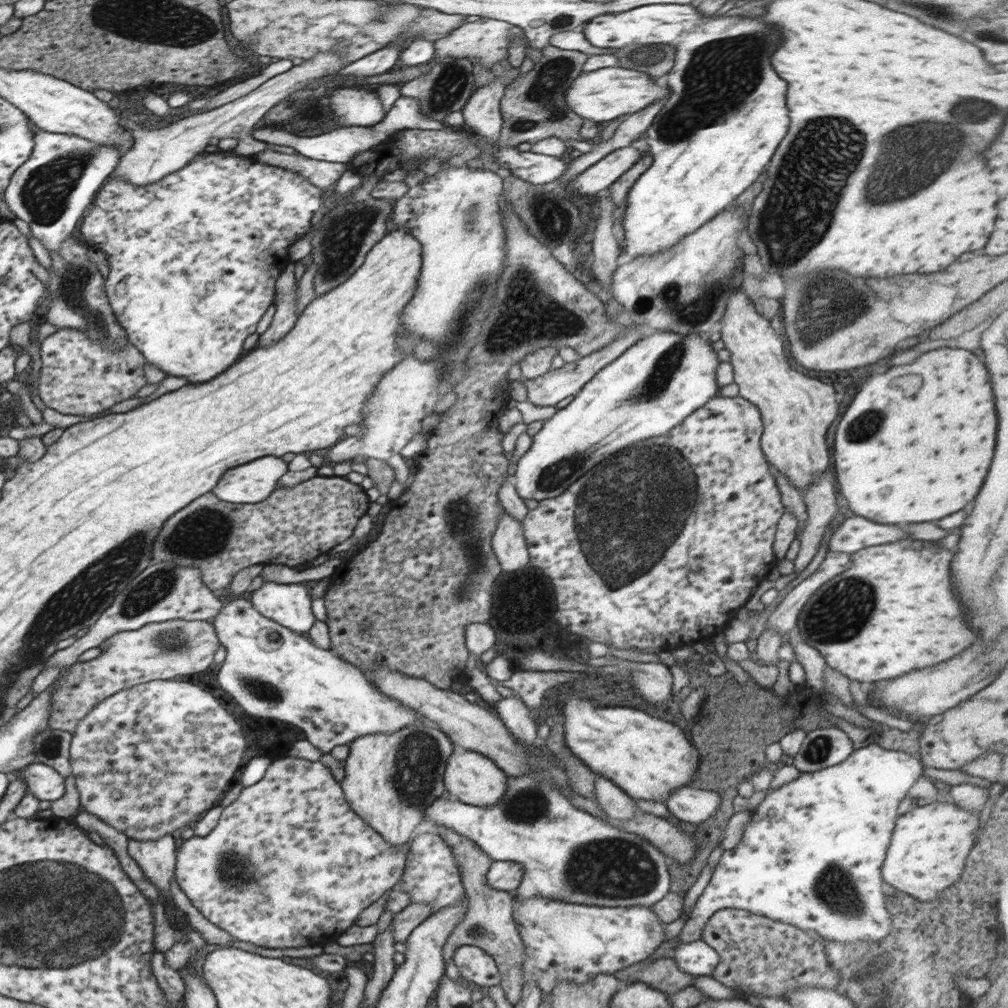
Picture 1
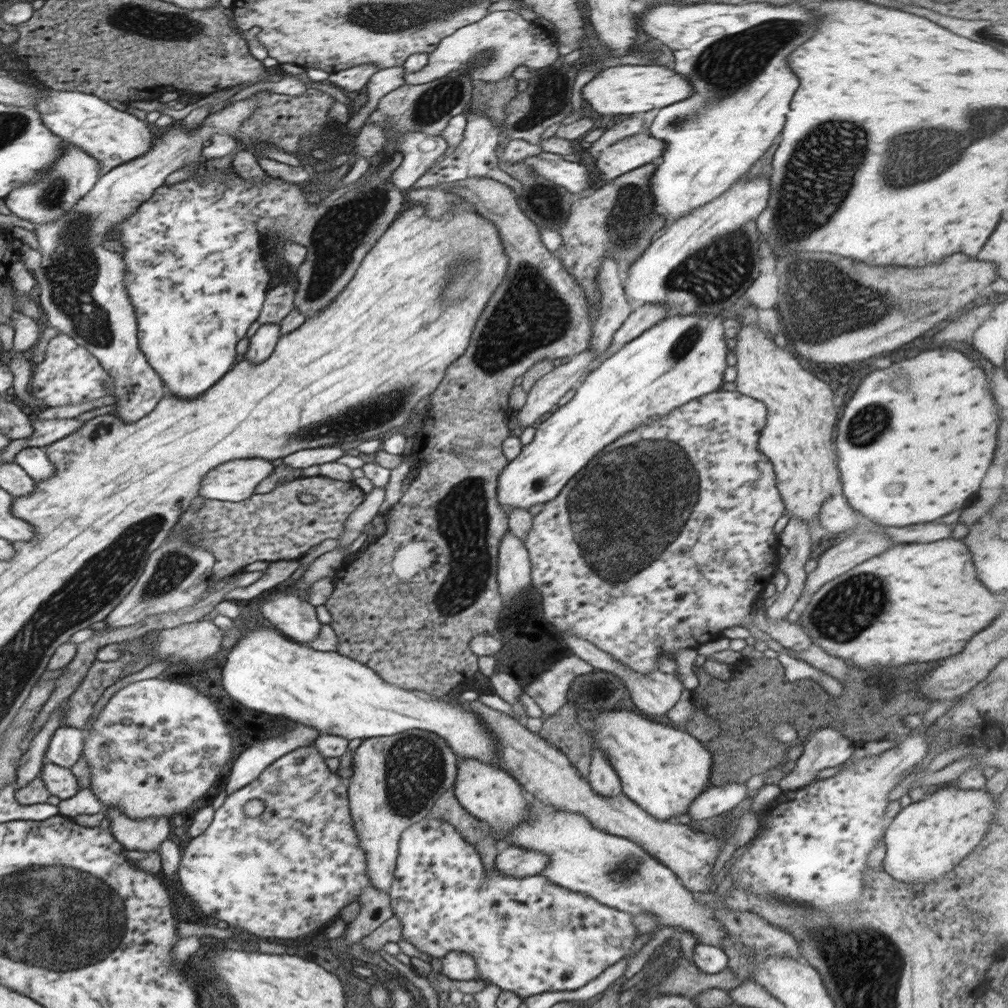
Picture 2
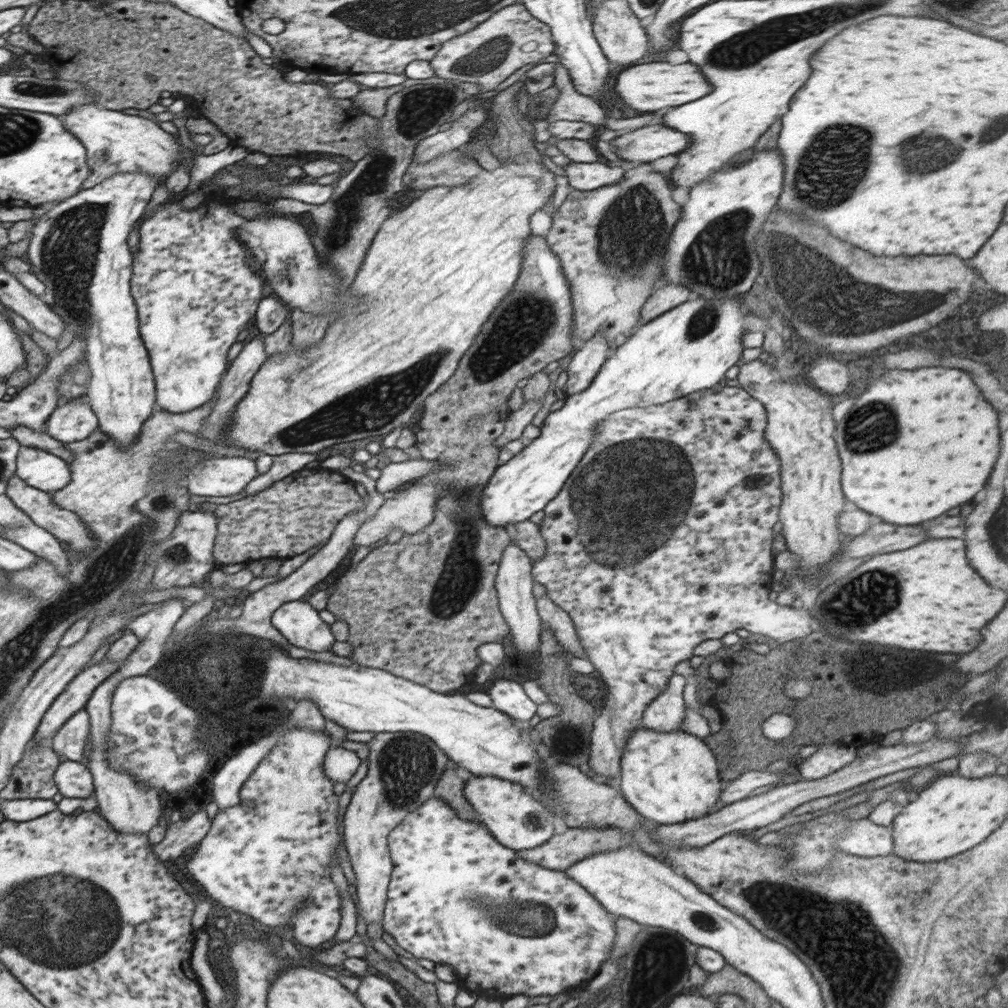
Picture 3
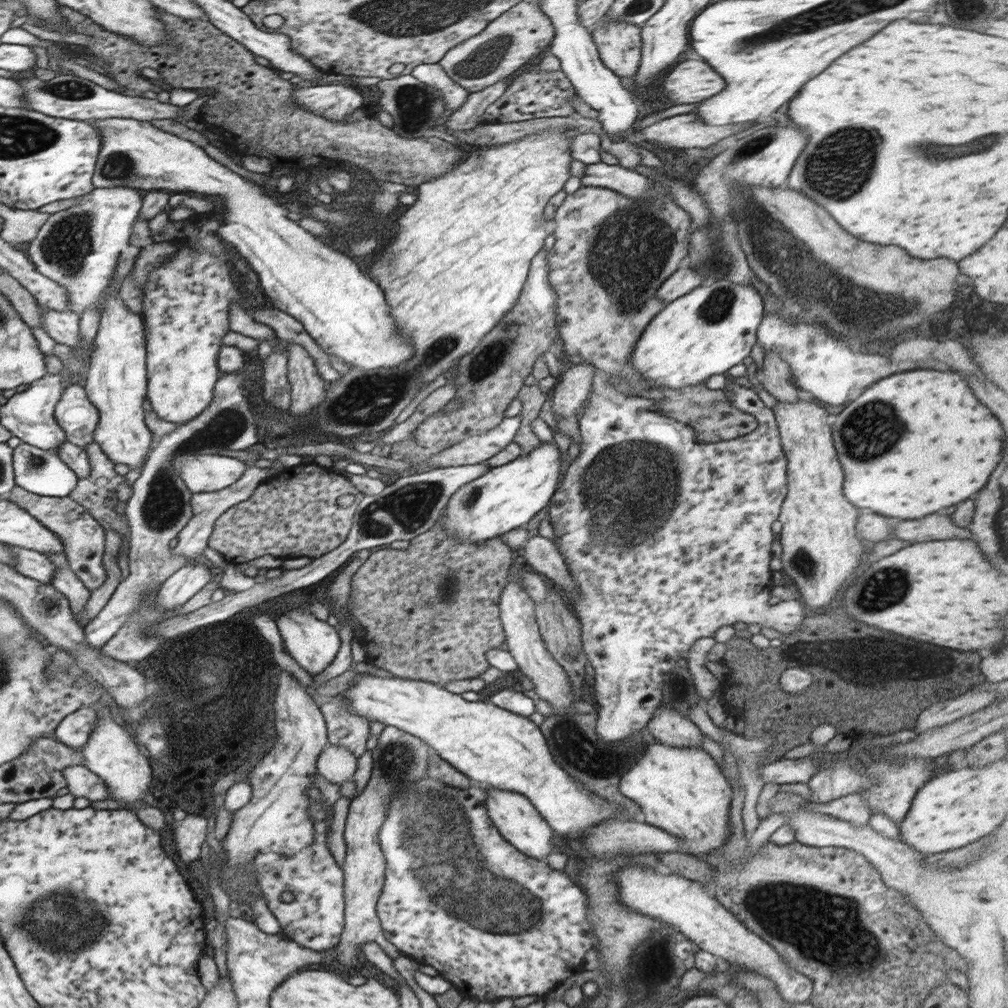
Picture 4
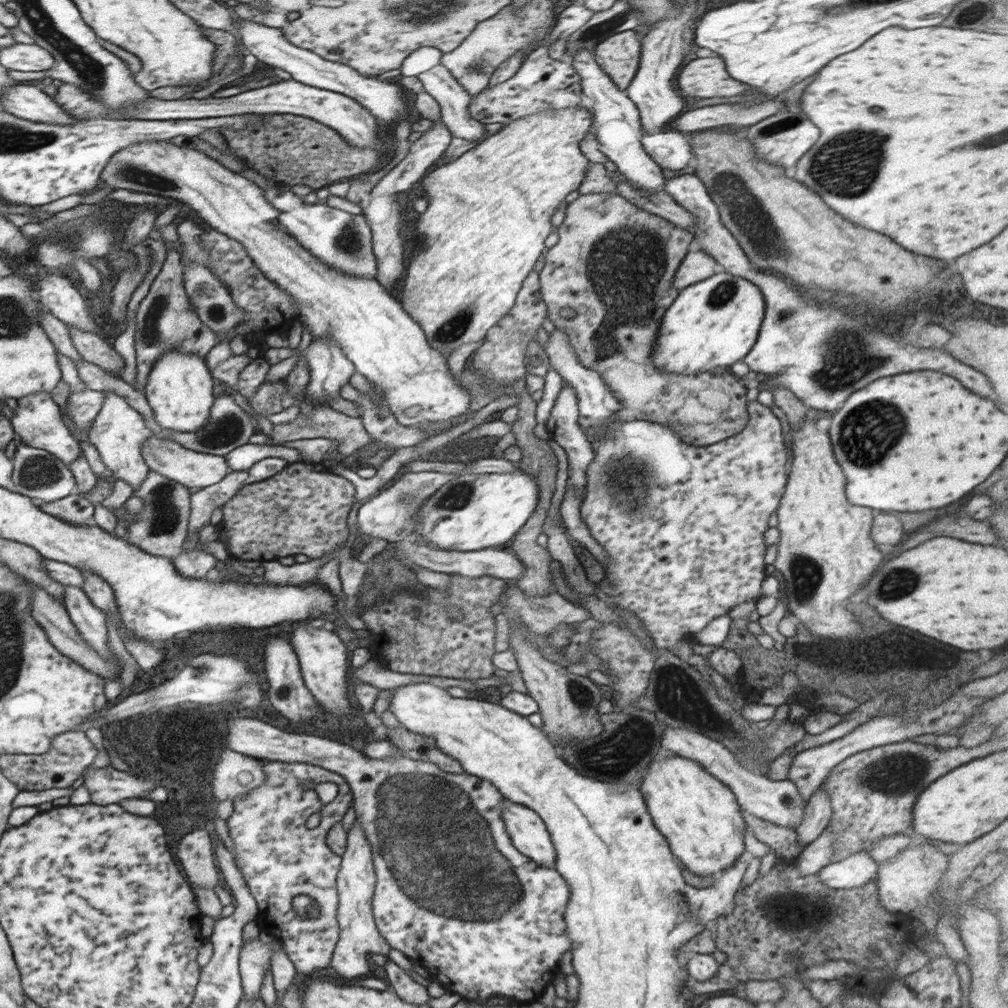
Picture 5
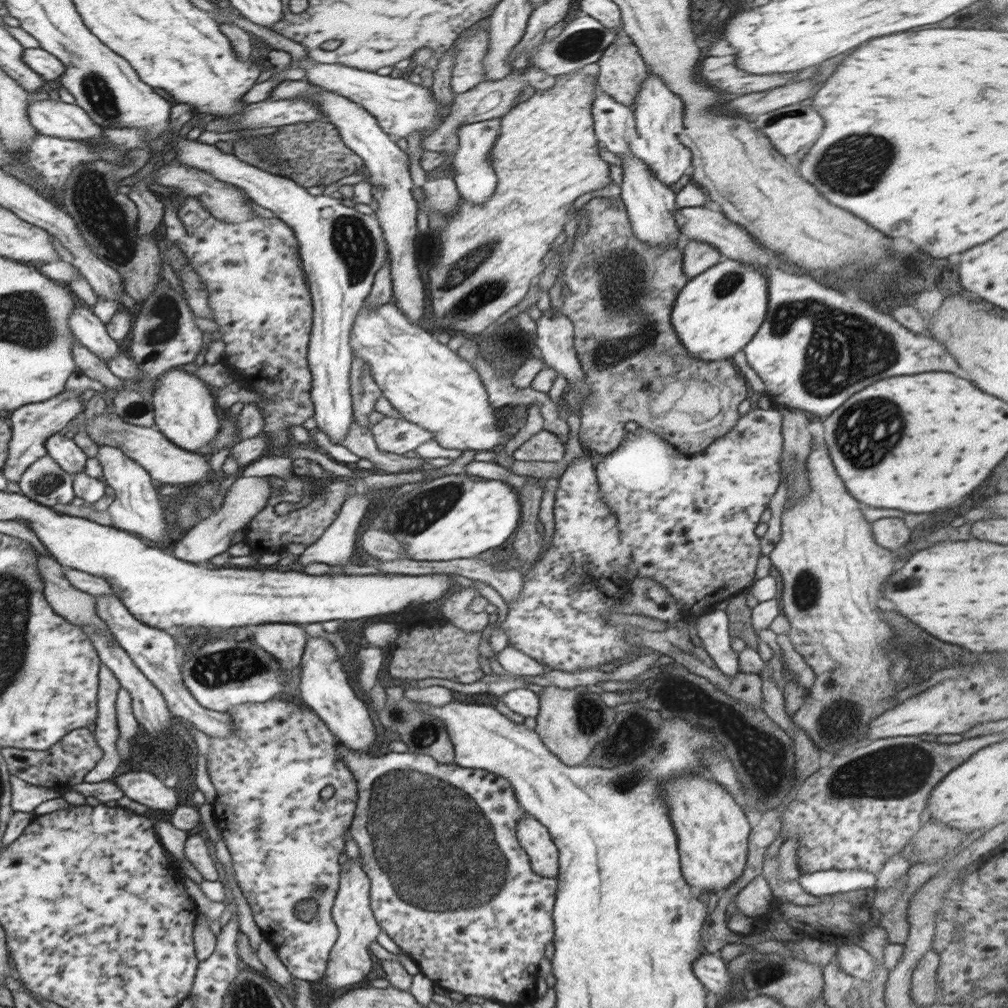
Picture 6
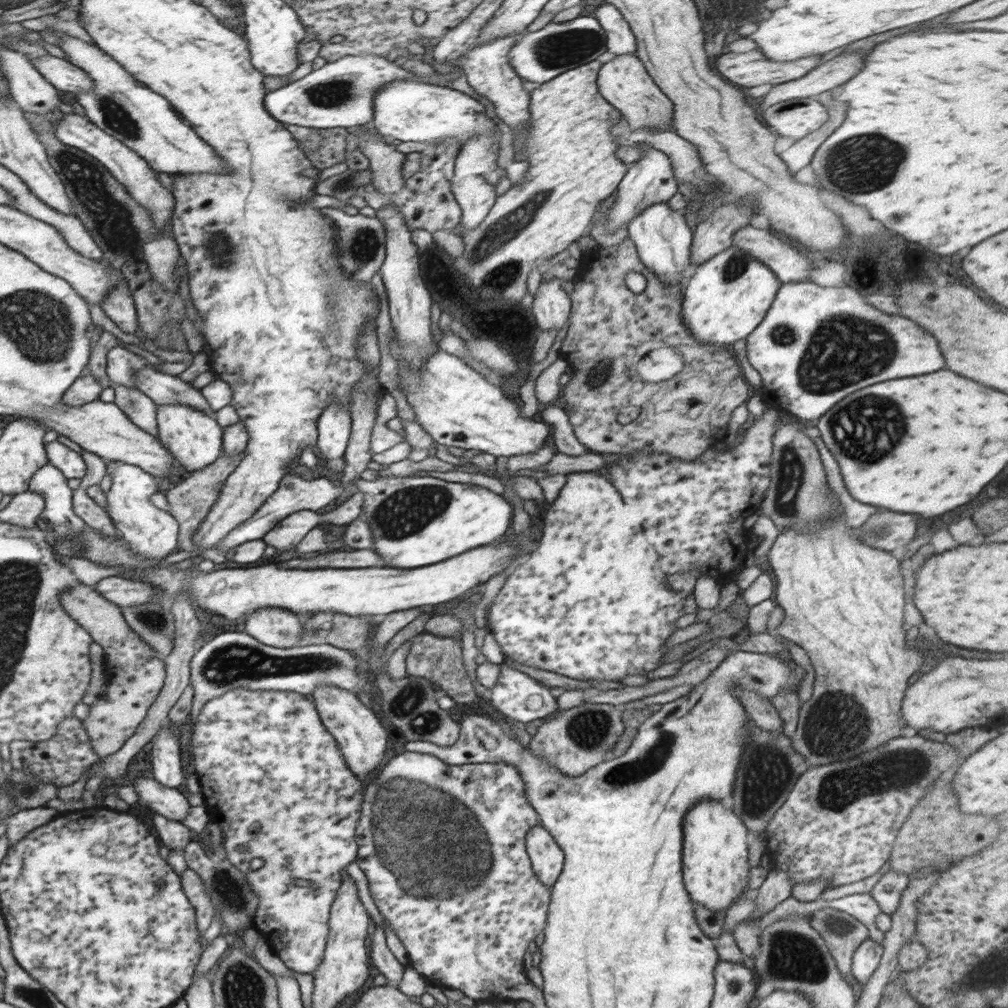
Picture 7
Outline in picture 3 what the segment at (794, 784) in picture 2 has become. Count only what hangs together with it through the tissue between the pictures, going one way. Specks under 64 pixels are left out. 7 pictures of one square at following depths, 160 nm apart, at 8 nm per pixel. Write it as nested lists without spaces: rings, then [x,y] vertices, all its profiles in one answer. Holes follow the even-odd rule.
[[[840,743],[822,745],[809,757],[806,756],[798,766],[804,781],[818,780],[828,776],[856,758],[856,750],[850,745]]]

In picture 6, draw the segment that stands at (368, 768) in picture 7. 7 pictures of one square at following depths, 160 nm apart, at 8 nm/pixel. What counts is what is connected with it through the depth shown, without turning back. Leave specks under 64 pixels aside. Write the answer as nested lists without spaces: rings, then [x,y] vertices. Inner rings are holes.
[[[308,637],[301,658],[301,675],[299,676],[299,696],[303,704],[312,709],[322,722],[338,736],[339,744],[351,751],[367,753],[368,749],[376,742],[374,722],[364,702],[356,697],[352,686],[348,683],[348,676],[342,669],[342,661],[335,644],[331,639],[322,637]]]

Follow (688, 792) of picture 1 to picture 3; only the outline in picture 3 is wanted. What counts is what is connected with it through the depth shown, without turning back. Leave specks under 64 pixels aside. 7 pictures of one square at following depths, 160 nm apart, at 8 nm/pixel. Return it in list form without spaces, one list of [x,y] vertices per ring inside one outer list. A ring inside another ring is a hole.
[[[757,770],[752,774],[741,774],[733,781],[724,784],[716,808],[720,810],[722,806],[728,806],[746,798],[752,790],[767,784],[776,785],[779,780],[781,780],[780,772],[768,773],[766,770]]]

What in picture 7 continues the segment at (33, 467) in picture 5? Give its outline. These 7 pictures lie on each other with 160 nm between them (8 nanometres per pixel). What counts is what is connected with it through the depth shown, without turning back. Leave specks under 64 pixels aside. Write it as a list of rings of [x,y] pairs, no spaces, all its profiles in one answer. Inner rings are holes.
[[[48,463],[46,466],[42,466],[40,470],[34,472],[34,476],[32,476],[27,490],[37,492],[44,497],[45,509],[42,512],[42,519],[53,524],[53,527],[50,529],[50,535],[55,552],[64,556],[76,557],[81,556],[81,544],[79,544],[77,536],[81,533],[82,529],[88,526],[74,512],[72,498],[74,492],[68,488],[66,480],[58,468]]]

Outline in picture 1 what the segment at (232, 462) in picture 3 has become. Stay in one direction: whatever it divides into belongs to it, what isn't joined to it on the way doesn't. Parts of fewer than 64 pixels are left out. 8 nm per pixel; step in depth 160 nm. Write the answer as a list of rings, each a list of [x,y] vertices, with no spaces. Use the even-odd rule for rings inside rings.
[[[263,456],[227,471],[211,491],[227,503],[262,502],[288,470],[288,463],[281,457]]]

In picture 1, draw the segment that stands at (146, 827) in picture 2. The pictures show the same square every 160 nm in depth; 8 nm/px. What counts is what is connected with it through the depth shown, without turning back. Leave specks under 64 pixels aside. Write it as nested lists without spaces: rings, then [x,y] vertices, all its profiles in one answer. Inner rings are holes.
[[[173,835],[162,836],[156,841],[126,840],[128,854],[134,858],[150,883],[158,889],[160,901],[175,898],[170,894],[170,883],[175,876],[176,839]]]

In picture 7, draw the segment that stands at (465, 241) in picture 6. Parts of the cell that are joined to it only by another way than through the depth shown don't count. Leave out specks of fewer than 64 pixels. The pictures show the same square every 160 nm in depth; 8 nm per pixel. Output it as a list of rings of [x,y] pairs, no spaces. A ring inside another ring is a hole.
[[[593,60],[556,75],[552,80],[533,86],[530,90],[526,146],[521,152],[521,158],[528,163],[524,180],[497,197],[486,218],[476,228],[457,230],[464,242],[464,251],[454,259],[454,268],[464,276],[476,296],[494,296],[494,300],[504,302],[521,300],[528,291],[528,274],[544,260],[566,250],[569,244],[581,236],[591,224],[596,205],[617,190],[627,173],[629,165],[614,153],[624,141],[611,133],[611,126],[622,118],[621,112],[600,94],[597,85],[598,71],[602,65],[600,60]]]

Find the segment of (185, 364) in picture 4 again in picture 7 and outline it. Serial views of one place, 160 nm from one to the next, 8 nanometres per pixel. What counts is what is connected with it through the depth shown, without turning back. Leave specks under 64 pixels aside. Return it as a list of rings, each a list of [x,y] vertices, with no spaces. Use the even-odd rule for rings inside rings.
[[[184,404],[158,405],[157,427],[159,441],[172,453],[174,462],[188,473],[204,470],[223,452],[223,428],[218,421],[190,406],[184,406]]]

